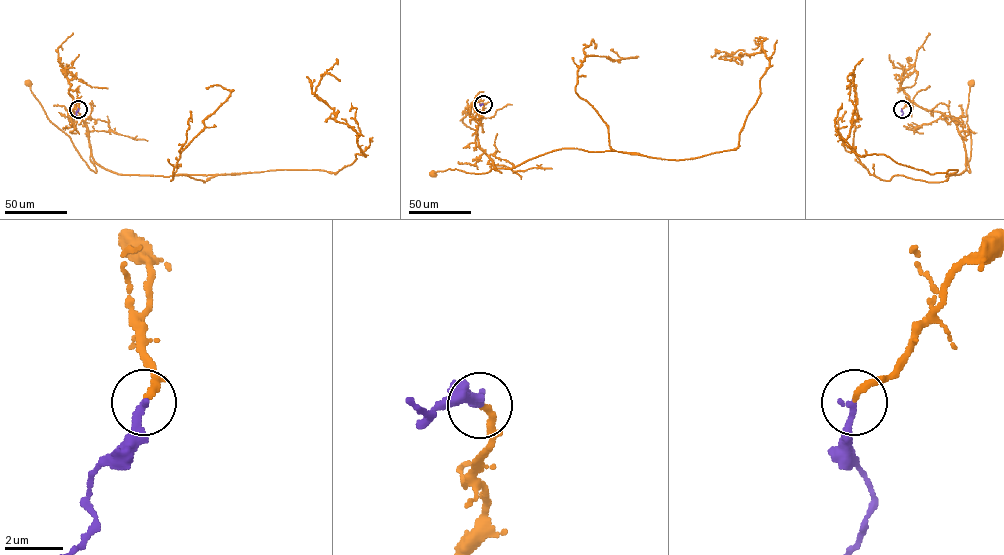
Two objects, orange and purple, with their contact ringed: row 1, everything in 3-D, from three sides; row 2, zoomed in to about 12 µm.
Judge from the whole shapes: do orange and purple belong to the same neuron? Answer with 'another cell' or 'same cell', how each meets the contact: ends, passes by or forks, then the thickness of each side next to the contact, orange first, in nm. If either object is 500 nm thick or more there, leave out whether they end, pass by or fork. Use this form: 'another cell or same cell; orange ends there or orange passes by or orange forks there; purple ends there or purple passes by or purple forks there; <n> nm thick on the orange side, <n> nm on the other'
same cell; orange ends there; purple ends there; 240 nm thick on the orange side, 240 nm on the other

